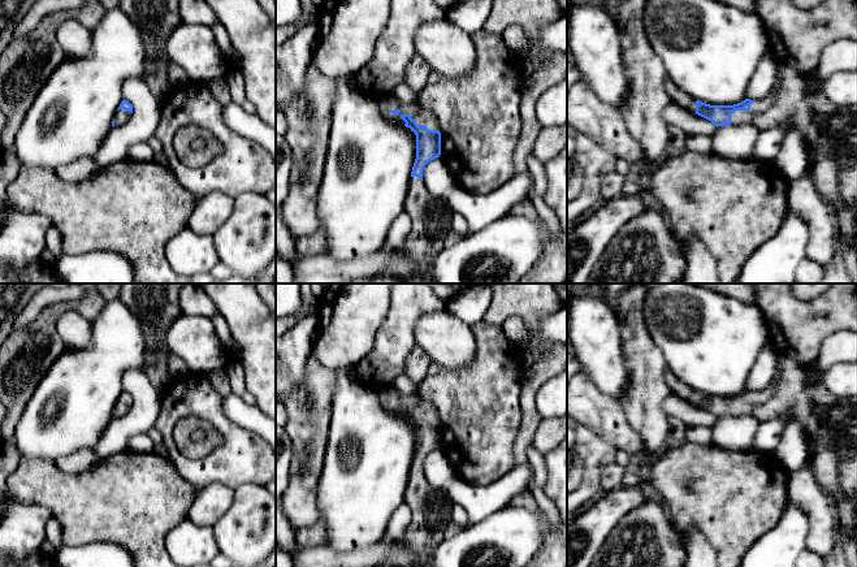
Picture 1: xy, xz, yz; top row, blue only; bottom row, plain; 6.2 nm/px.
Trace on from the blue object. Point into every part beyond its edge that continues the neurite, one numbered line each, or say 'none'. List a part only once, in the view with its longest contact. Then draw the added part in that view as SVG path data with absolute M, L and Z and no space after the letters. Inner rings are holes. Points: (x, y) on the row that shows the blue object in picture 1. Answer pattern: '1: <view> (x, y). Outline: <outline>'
1: xz (386, 102). Outline: M384 92L376 98L382 116L390 121L404 125L402 114L410 114L417 125L425 125L428 130L440 130L433 113L419 103L407 104L398 100L393 94Z
2: yz (830, 131). Outline: M778 61L776 78L770 92L750 104L749 111L735 111L731 125L750 124L765 130L788 125L788 130L798 130L809 148L811 168L810 179L817 191L828 200L839 220L839 250L844 255L845 269L857 284L857 104L837 107L824 95L823 88L810 88L808 77L796 68Z

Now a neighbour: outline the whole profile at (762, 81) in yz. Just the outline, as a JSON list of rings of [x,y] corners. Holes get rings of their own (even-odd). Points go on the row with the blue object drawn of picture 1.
[[[763,55],[752,77],[745,98],[750,100],[763,99],[774,86],[776,70],[778,64],[775,59]]]

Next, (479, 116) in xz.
[[[484,29],[472,34],[476,47],[476,62],[469,74],[460,79],[441,79],[427,85],[417,96],[417,103],[430,111],[440,126],[441,155],[443,164],[454,177],[455,183],[472,194],[492,192],[514,176],[514,153],[521,131],[521,88],[516,86],[516,73],[520,57],[503,42],[501,34],[492,34]]]

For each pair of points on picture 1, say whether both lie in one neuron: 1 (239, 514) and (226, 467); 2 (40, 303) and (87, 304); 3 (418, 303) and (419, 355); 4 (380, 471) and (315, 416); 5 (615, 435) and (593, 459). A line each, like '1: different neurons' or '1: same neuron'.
1: different neurons
2: different neurons
3: different neurons
4: different neurons
5: different neurons

